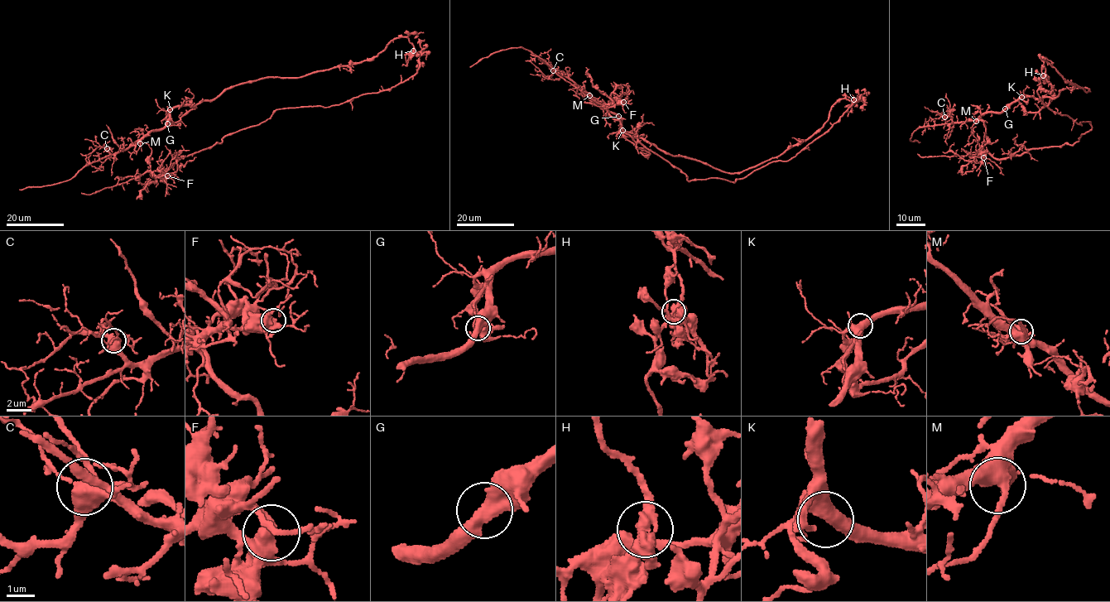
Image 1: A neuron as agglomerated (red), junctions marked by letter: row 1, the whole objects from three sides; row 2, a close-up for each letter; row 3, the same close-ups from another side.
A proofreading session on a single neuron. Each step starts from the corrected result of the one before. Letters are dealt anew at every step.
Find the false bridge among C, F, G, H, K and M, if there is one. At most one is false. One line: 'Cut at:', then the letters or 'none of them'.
Cut at: H

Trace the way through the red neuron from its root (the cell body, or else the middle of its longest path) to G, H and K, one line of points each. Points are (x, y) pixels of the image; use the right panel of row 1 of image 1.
G: (1049, 97), (1040, 98), (1025, 95), (1005, 108)
H: (1049, 97), (1054, 98), (1069, 88), (1089, 90), (1087, 93), (1068, 82), (1043, 60), (1044, 75)
K: (1049, 97), (1021, 97)

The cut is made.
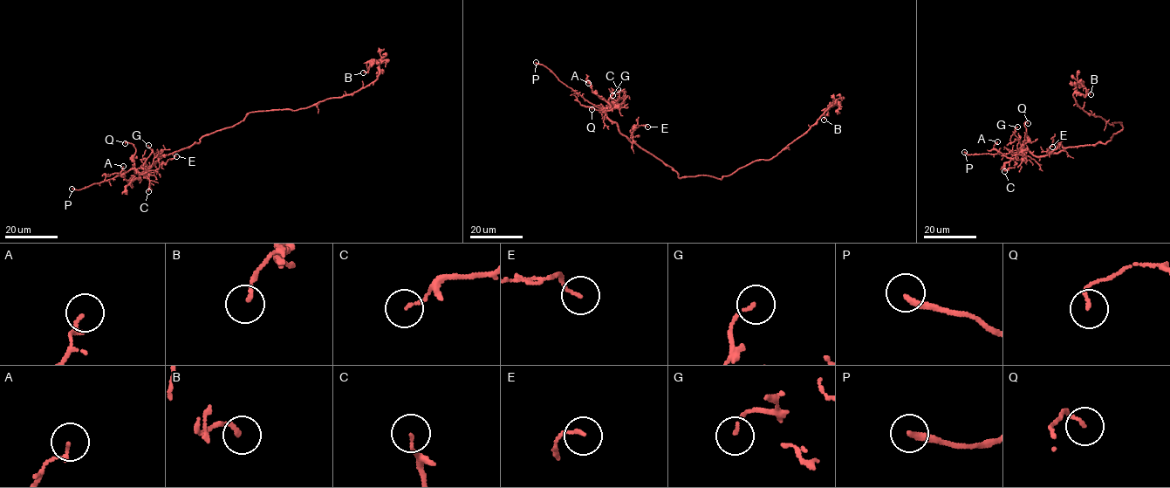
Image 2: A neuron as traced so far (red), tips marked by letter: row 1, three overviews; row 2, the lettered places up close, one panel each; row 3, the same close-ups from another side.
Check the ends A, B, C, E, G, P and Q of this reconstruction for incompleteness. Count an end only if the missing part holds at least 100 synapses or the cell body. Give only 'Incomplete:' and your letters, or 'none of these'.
Incomplete: P

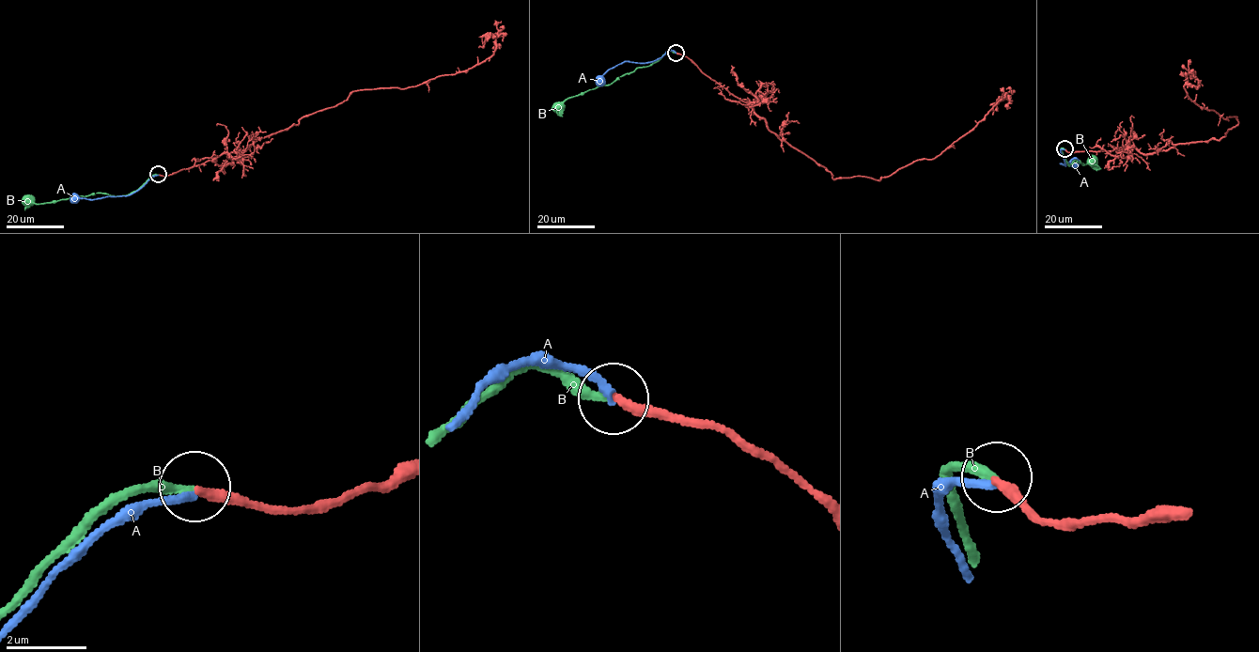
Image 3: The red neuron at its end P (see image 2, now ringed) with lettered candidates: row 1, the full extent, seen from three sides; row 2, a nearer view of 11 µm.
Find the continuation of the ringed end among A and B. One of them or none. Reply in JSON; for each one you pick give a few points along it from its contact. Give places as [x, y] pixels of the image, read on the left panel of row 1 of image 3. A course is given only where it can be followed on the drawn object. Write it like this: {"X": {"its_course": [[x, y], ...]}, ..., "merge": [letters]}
{"B": {"its_course": [[158, 175], [153, 175], [126, 195], [93, 193], [39, 204], [26, 199]]}, "merge": ["B"]}

